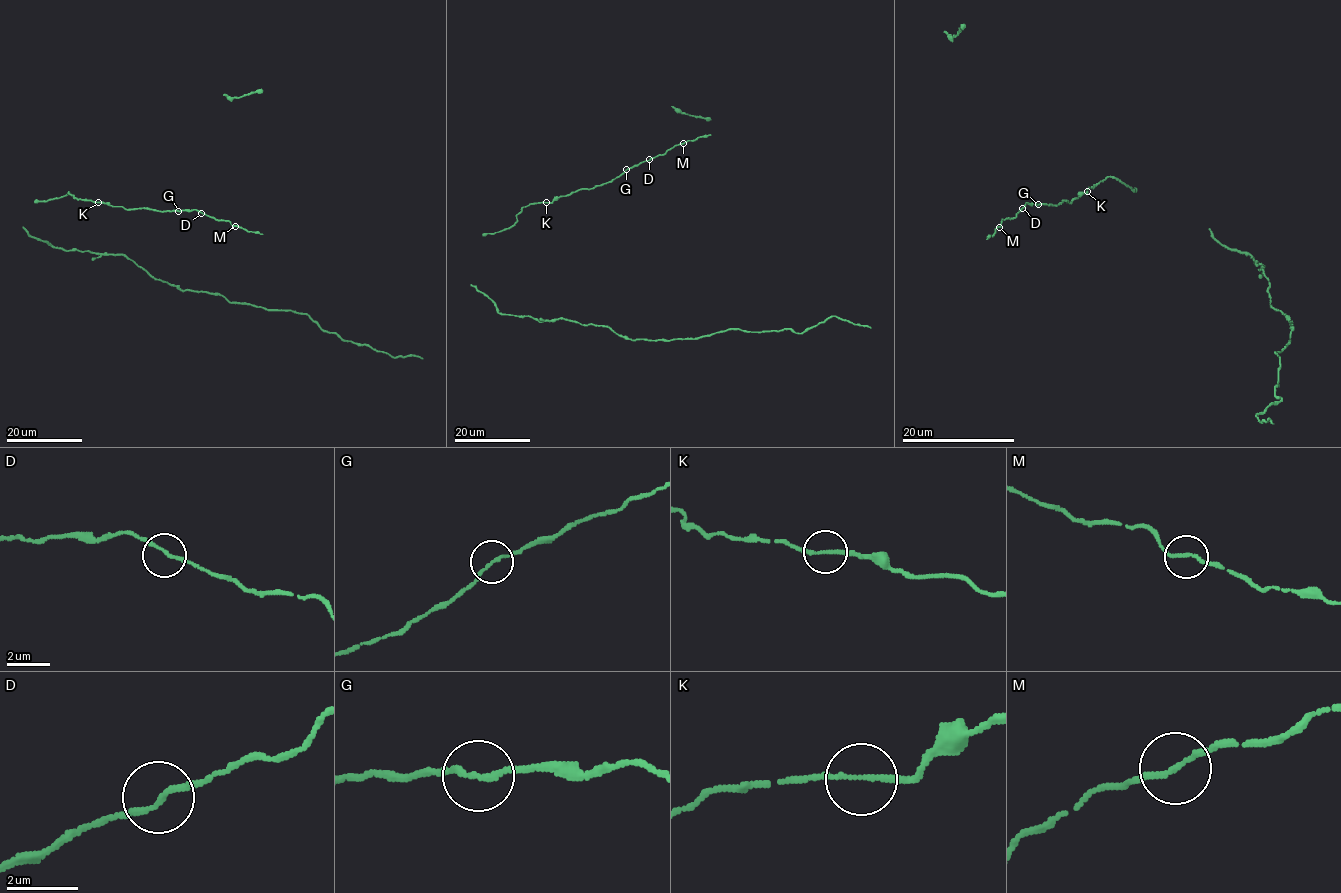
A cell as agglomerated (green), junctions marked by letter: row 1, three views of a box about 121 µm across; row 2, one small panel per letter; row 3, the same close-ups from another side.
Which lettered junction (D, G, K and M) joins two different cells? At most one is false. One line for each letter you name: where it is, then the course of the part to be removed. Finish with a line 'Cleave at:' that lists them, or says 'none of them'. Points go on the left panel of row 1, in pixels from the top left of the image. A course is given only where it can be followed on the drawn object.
Cleave at: none of them

